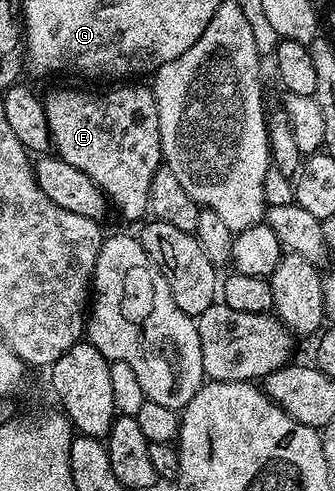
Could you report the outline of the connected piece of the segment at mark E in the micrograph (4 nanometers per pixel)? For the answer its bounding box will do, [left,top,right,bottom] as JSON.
[43,84,163,218]

